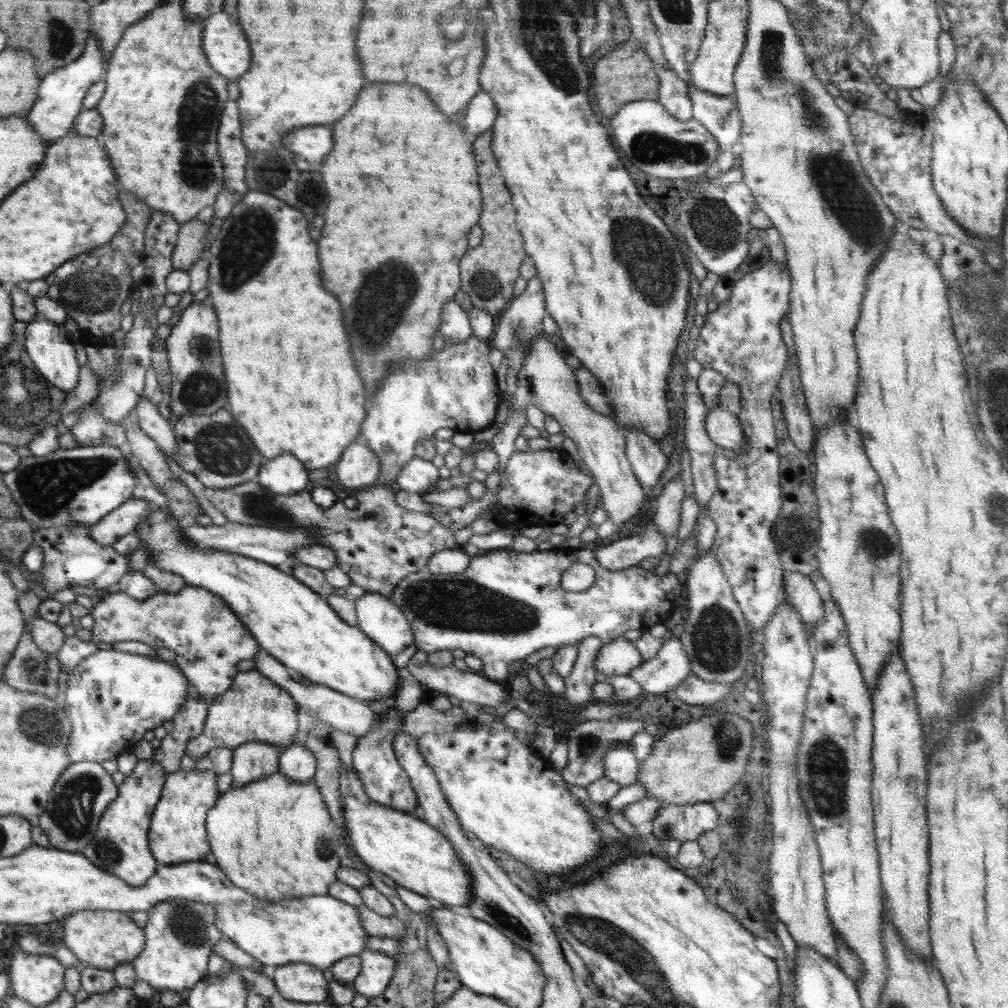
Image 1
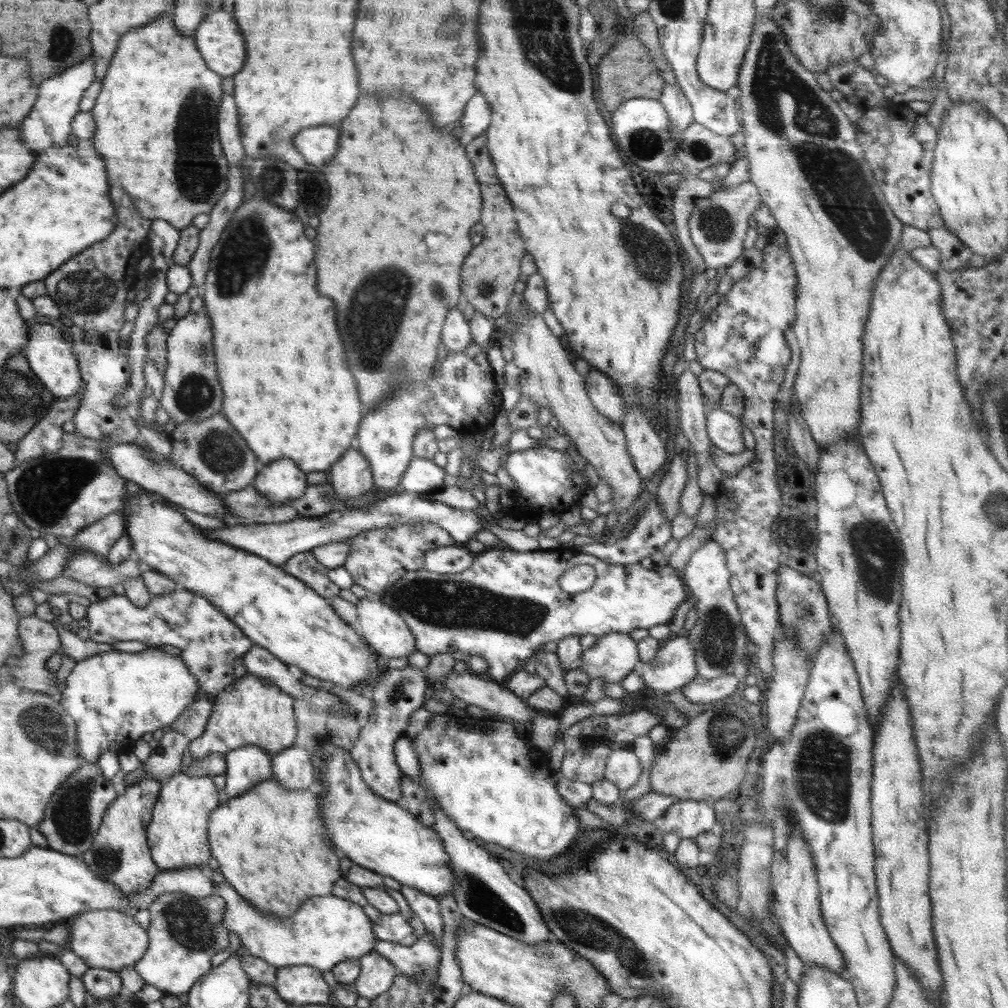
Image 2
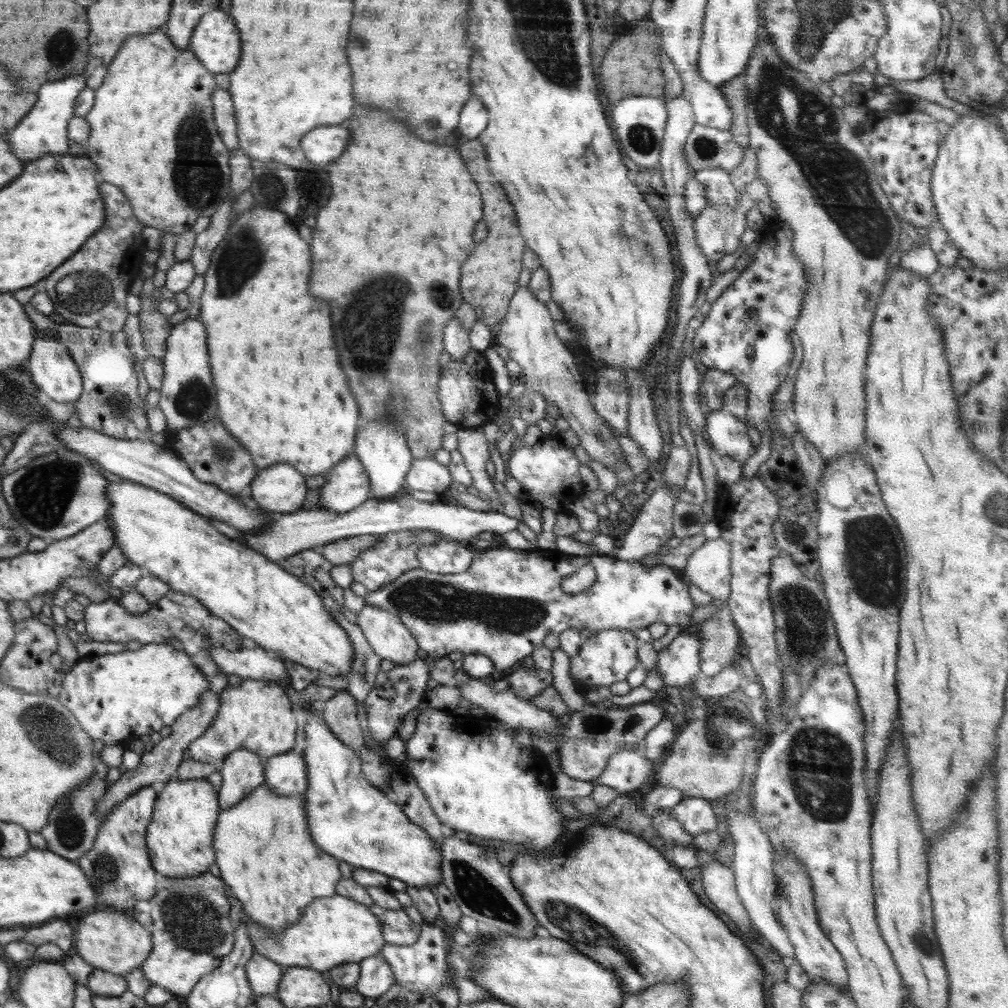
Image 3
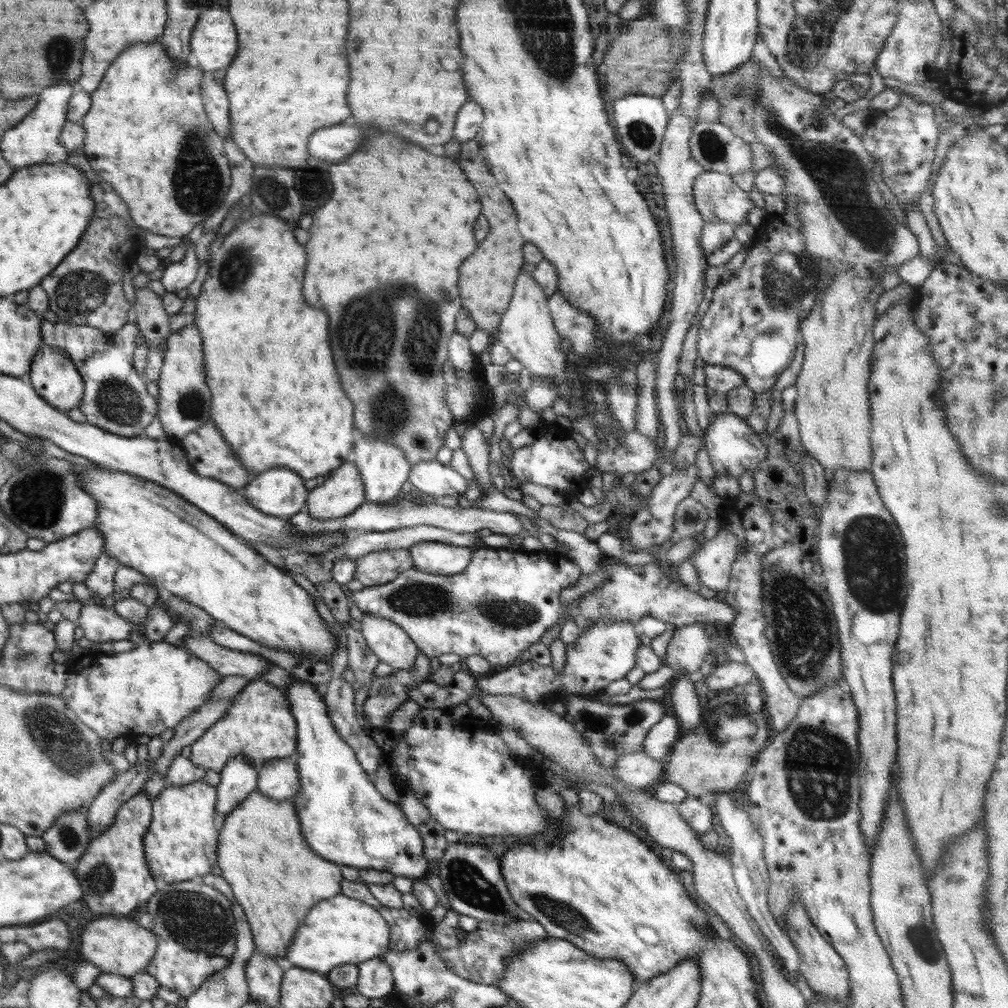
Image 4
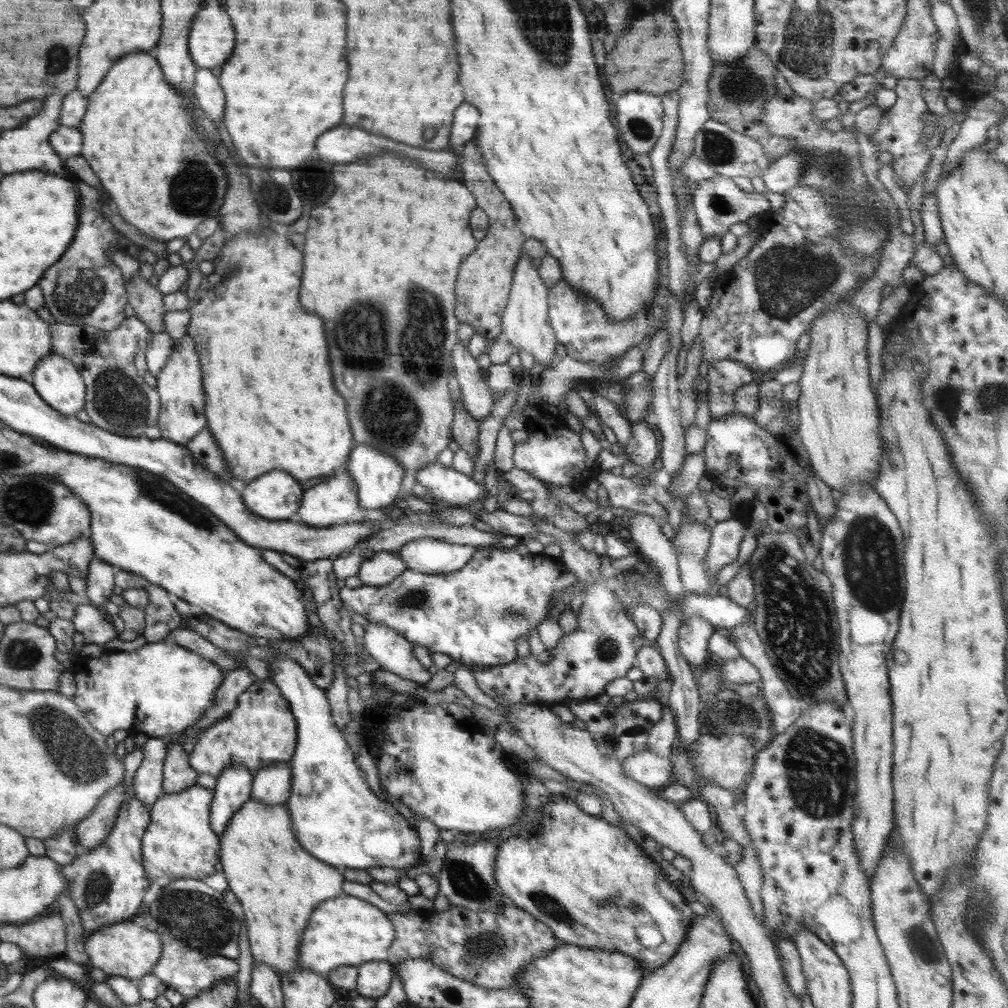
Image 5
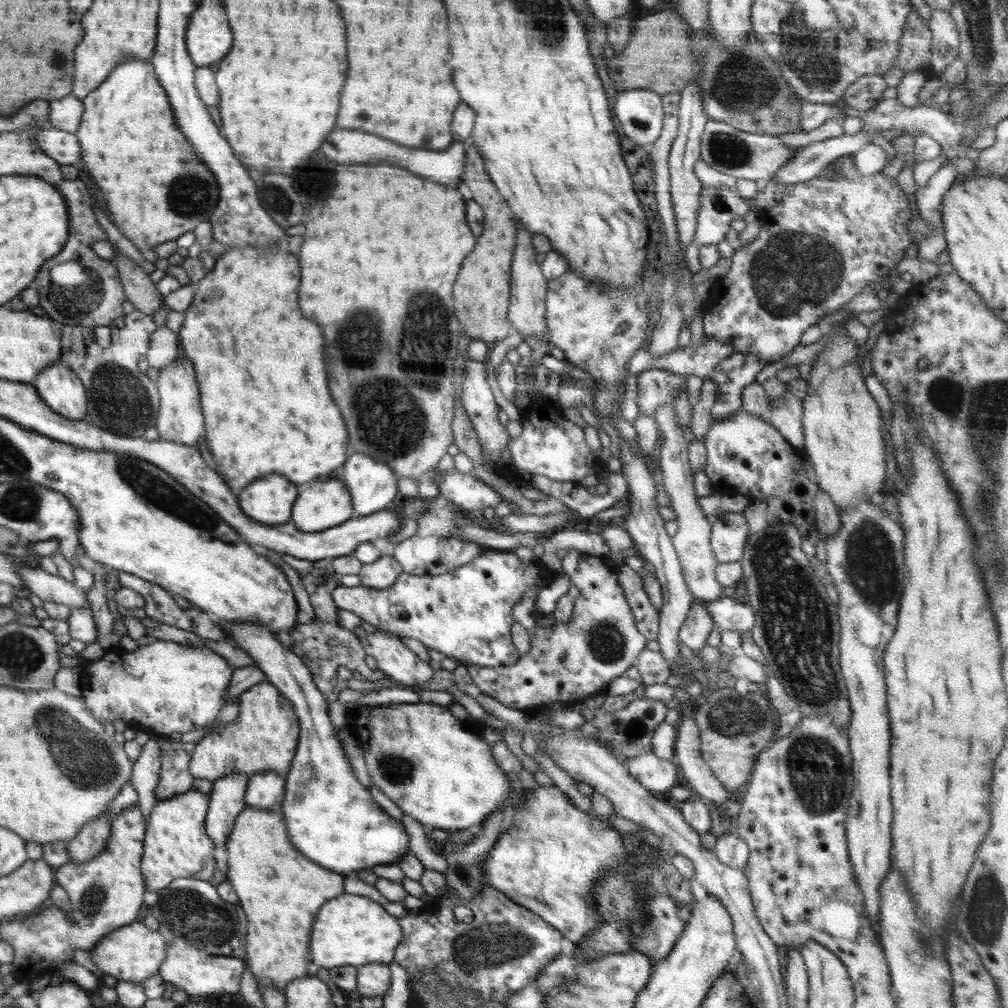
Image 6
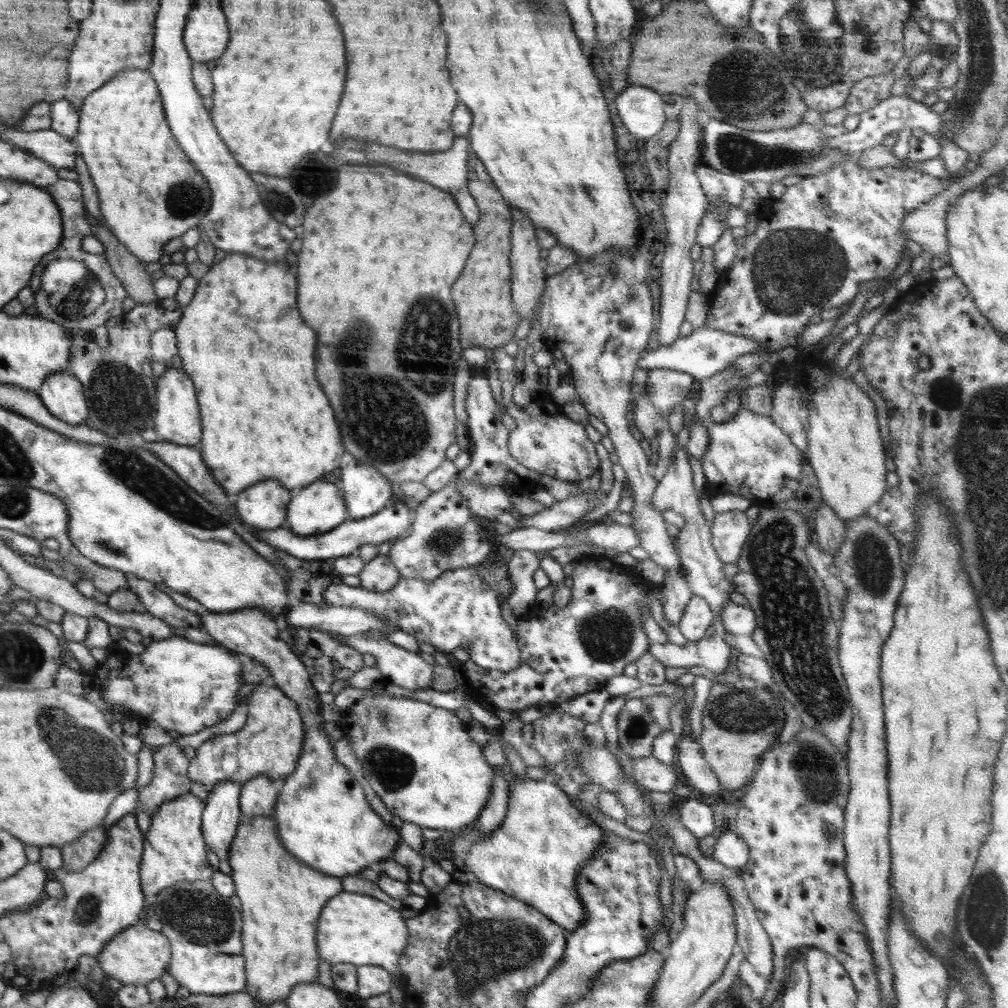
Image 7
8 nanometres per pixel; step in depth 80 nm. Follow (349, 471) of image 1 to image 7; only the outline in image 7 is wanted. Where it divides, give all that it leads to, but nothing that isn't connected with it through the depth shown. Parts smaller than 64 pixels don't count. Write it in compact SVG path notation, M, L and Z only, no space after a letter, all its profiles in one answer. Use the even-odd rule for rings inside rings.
M322 480L294 492L282 527L289 528L298 536L320 535L346 521L347 514L346 498L342 497L339 486Z

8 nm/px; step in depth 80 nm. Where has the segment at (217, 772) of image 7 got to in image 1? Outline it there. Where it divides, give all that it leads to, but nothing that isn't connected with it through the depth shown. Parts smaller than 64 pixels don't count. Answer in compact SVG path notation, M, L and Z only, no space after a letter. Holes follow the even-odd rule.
M255 669L240 671L234 677L232 686L211 702L202 734L188 741L186 752L197 761L220 746L235 749L252 741L268 742L281 750L286 749L296 737L299 709L290 693L266 675Z

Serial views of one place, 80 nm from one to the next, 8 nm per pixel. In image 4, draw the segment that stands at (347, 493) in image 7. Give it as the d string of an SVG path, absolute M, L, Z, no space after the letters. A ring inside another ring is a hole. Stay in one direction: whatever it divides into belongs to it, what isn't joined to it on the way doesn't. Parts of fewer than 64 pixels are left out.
M358 436L351 451L351 461L356 465L362 483L364 483L365 503L385 504L394 499L396 494L402 490L402 486L407 482L412 466L402 450L392 445L390 440Z

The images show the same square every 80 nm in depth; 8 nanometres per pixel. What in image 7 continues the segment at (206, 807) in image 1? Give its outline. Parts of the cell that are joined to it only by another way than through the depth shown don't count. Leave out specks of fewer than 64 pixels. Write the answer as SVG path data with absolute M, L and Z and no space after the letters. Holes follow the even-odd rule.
M188 793L160 805L151 815L151 823L144 838L146 858L142 858L141 864L142 890L146 890L146 896L157 896L177 882L211 880L216 865L201 831L204 809L205 802Z

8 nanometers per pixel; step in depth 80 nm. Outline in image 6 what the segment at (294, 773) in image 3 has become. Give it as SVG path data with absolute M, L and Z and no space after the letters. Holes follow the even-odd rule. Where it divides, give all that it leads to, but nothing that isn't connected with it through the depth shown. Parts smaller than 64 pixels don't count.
M273 770L251 775L247 782L245 804L260 810L277 809L285 799L285 776Z

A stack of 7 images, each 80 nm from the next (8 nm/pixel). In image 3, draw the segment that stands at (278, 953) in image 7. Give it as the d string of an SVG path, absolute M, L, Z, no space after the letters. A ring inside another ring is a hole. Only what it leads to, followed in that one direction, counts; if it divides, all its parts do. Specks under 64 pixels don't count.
M262 784L228 810L219 811L214 827L215 862L220 869L221 879L242 902L244 913L250 920L274 937L278 937L286 927L298 923L303 910L311 902L336 895L336 885L343 877L338 869L338 860L320 850L311 838L305 800L305 793L282 796Z

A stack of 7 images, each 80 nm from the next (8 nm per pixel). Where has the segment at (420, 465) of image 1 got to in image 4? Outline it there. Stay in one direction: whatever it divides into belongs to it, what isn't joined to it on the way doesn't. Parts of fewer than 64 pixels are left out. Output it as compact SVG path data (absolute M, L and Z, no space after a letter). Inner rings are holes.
M436 460L423 461L410 470L408 482L413 488L434 497L452 496L460 499L468 490L468 482L450 466Z

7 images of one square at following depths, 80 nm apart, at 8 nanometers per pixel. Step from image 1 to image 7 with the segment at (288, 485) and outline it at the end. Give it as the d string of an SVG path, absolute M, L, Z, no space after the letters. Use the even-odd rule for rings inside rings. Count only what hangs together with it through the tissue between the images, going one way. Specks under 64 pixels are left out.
M268 479L243 490L234 499L240 521L259 530L282 527L294 491L282 487L276 479Z

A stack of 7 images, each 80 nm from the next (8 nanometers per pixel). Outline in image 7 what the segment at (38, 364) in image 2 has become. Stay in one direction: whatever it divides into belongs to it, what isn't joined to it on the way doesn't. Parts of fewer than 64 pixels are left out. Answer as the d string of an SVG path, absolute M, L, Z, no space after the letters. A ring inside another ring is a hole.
M70 370L51 374L42 383L39 395L45 406L62 422L85 424L88 418L86 397L81 382Z

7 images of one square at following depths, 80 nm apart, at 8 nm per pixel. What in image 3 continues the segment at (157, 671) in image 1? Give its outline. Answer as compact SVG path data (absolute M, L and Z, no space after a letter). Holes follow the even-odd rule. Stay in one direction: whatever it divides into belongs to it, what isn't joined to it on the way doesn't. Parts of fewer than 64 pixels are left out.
M168 643L143 644L138 650L128 650L97 655L93 659L80 659L72 670L66 673L64 688L58 696L73 713L74 719L93 740L102 740L104 744L118 744L126 736L142 736L159 732L162 726L174 725L174 722L188 709L196 706L201 696L209 689L209 682L201 670L195 668L183 651L178 651Z

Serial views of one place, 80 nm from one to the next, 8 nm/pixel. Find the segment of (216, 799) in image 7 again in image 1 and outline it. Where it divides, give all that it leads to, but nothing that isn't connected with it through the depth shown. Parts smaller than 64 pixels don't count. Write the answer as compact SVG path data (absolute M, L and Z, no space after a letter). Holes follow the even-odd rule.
M252 741L233 749L230 788L238 788L264 779L278 770L279 746L268 742Z

